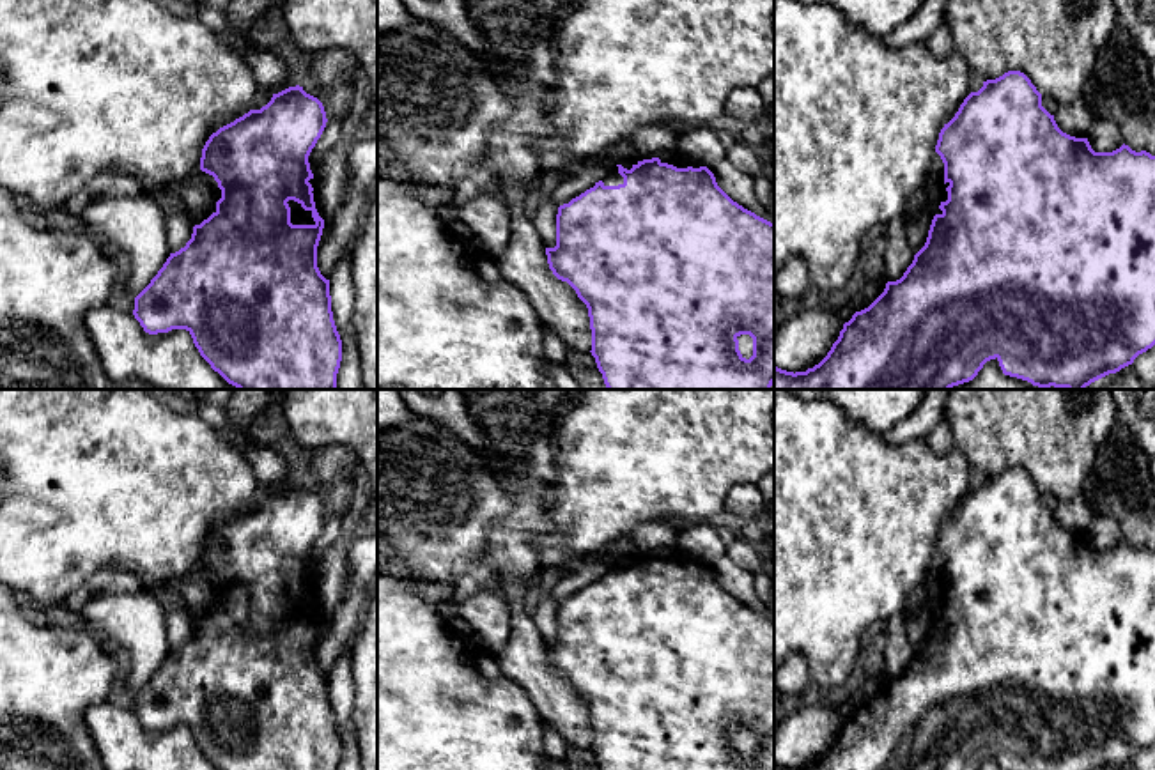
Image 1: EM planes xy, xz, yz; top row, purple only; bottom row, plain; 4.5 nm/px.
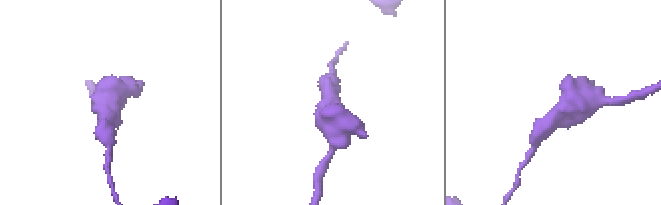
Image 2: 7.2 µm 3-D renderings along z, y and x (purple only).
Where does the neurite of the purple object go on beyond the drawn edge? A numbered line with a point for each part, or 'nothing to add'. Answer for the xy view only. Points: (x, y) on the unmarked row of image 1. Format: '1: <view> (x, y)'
1: xy (298, 611)

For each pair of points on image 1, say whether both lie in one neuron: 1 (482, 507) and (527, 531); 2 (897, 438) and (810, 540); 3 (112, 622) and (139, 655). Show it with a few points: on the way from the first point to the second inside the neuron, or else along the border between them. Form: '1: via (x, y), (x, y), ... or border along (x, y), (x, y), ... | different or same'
1: border along (496, 477), (512, 507), (491, 526), (482, 554) | different
2: border along (881, 436), (893, 445), (925, 438) | different
3: via (121, 631), (137, 646) | same

